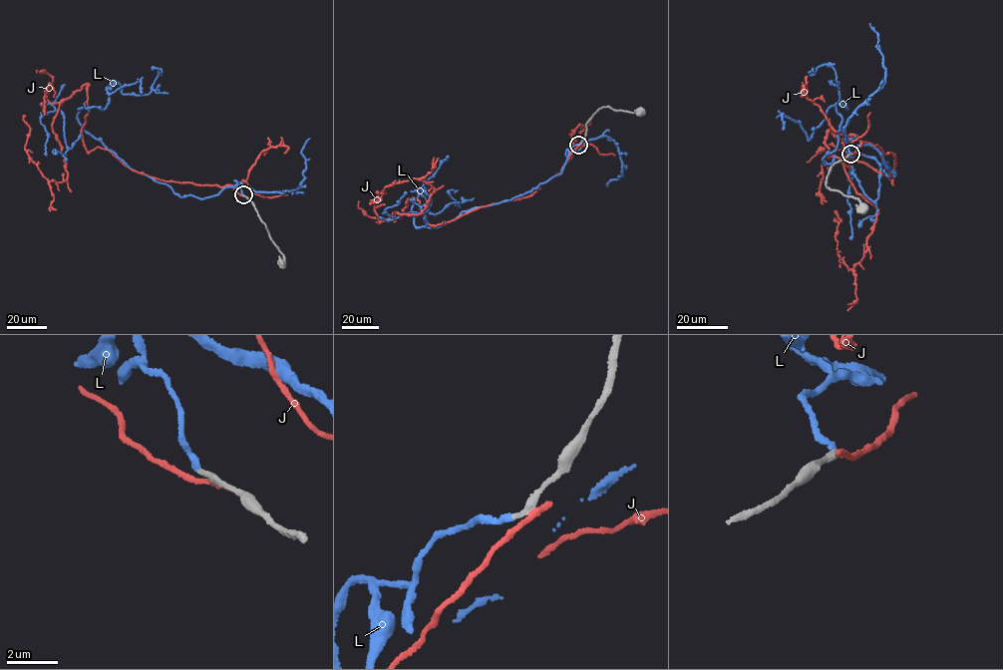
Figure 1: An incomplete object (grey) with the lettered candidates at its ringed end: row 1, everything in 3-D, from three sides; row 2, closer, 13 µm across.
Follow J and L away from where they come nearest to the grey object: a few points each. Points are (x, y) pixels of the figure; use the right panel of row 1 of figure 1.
J: (851, 154), (868, 143), (894, 158), (893, 184), (826, 137), (877, 211), (851, 270), (835, 210)
L: (850, 154), (871, 146), (895, 174), (856, 152), (824, 161), (846, 109), (833, 67), (813, 68)

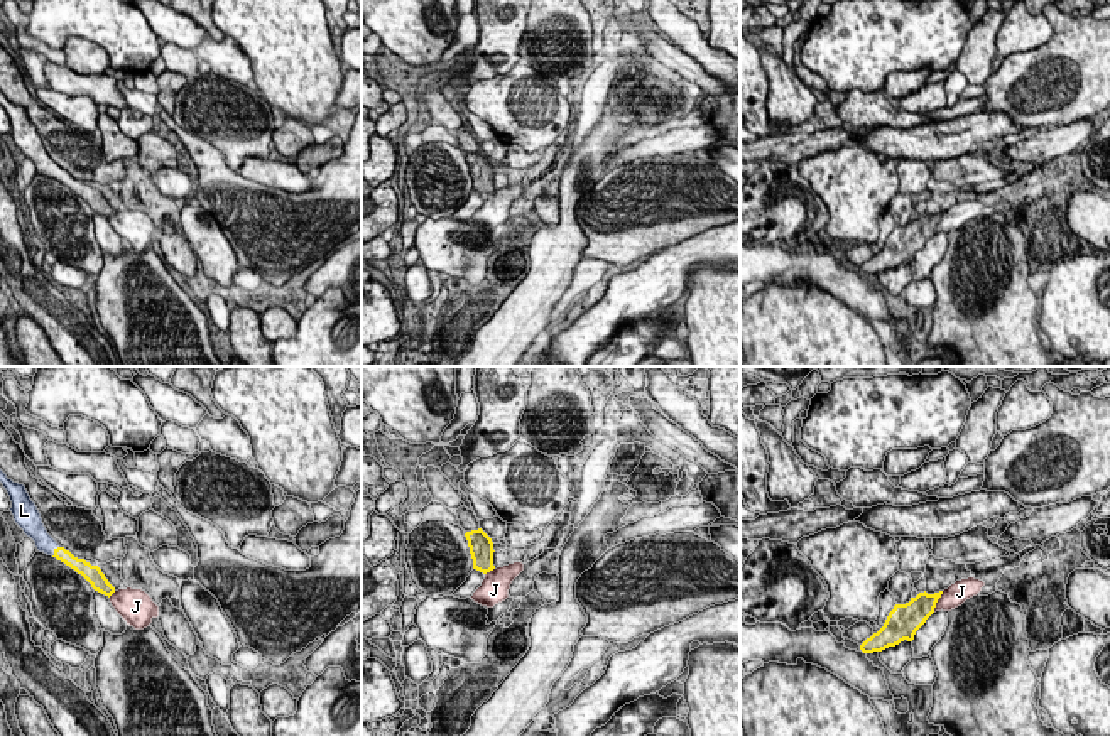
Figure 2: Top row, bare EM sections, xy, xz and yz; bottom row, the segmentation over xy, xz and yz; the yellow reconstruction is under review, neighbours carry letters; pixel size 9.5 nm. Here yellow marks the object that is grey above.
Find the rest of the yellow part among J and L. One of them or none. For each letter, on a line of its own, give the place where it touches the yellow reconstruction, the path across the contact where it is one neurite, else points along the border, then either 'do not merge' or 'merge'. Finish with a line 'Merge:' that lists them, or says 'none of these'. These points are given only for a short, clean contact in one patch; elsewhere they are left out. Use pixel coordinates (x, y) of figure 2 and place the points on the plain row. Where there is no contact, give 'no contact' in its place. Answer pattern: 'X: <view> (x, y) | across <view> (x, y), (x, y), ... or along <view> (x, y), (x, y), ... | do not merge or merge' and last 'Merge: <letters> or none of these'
J: yz (936, 223) | along yz (943, 213), (933, 233) | do not merge
L: xy (54, 173) | across xy (61, 176), (54, 173), (44, 164) | merge
Merge: L

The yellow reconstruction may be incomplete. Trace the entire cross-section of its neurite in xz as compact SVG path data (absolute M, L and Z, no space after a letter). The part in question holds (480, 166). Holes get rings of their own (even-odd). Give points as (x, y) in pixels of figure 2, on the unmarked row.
M471 152L465 155L470 169L470 176L473 181L473 191L487 196L495 191L493 187L493 164L492 160L482 152Z

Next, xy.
M0 91L0 105L7 111L12 123L12 137L15 145L24 152L27 159L35 164L39 174L56 179L64 184L78 196L81 196L95 213L112 218L115 209L108 204L105 196L98 187L91 187L84 181L74 179L69 172L61 169L46 152L41 135L35 125L30 122L24 106L14 105L7 100L7 96Z

